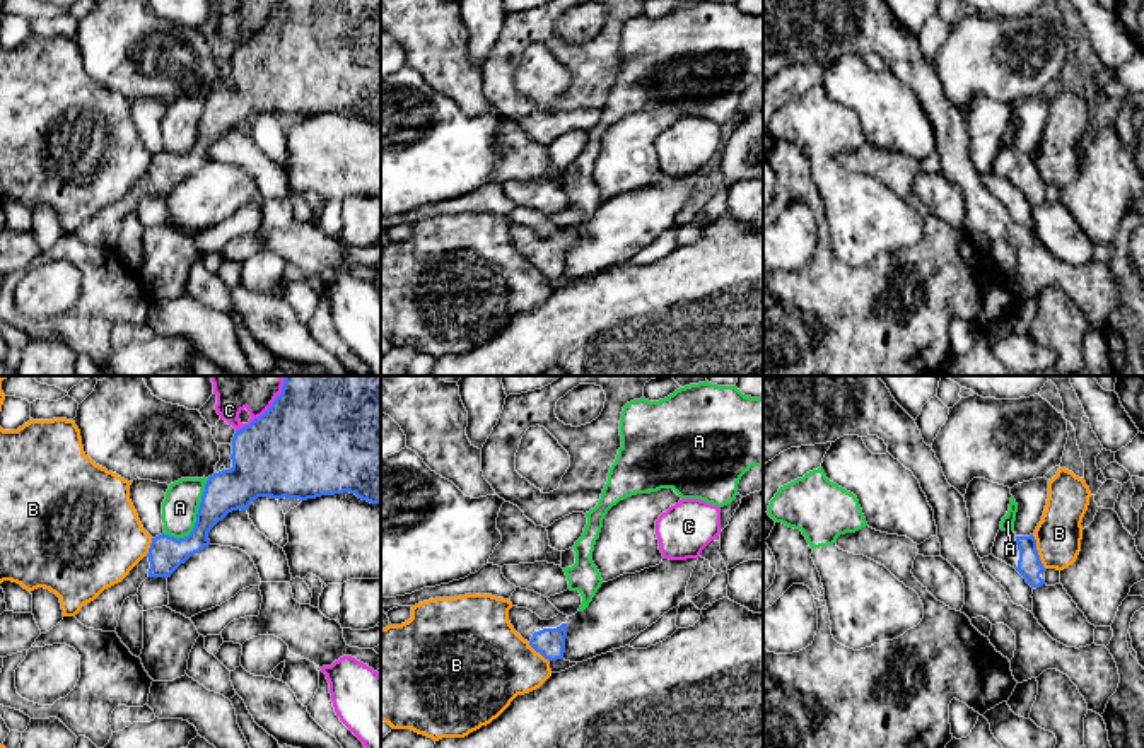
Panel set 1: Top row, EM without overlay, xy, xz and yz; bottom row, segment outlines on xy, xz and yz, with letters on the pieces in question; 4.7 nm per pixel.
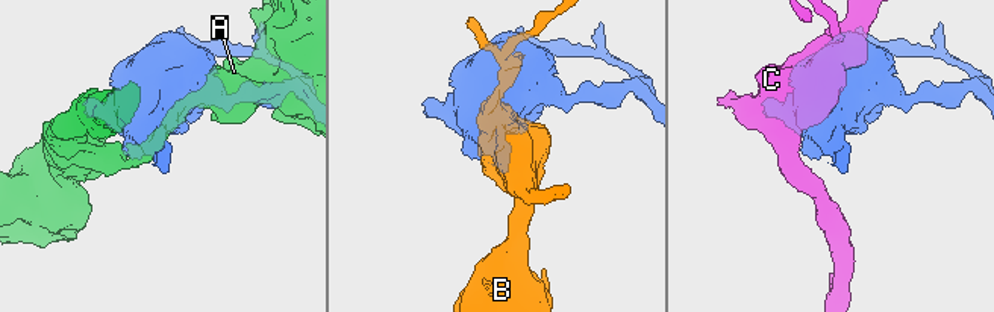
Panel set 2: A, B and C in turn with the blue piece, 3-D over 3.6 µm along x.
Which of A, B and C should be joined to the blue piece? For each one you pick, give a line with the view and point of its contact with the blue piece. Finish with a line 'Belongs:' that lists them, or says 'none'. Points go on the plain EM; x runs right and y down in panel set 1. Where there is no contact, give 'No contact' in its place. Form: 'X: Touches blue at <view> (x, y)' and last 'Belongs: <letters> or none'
Belongs: none

